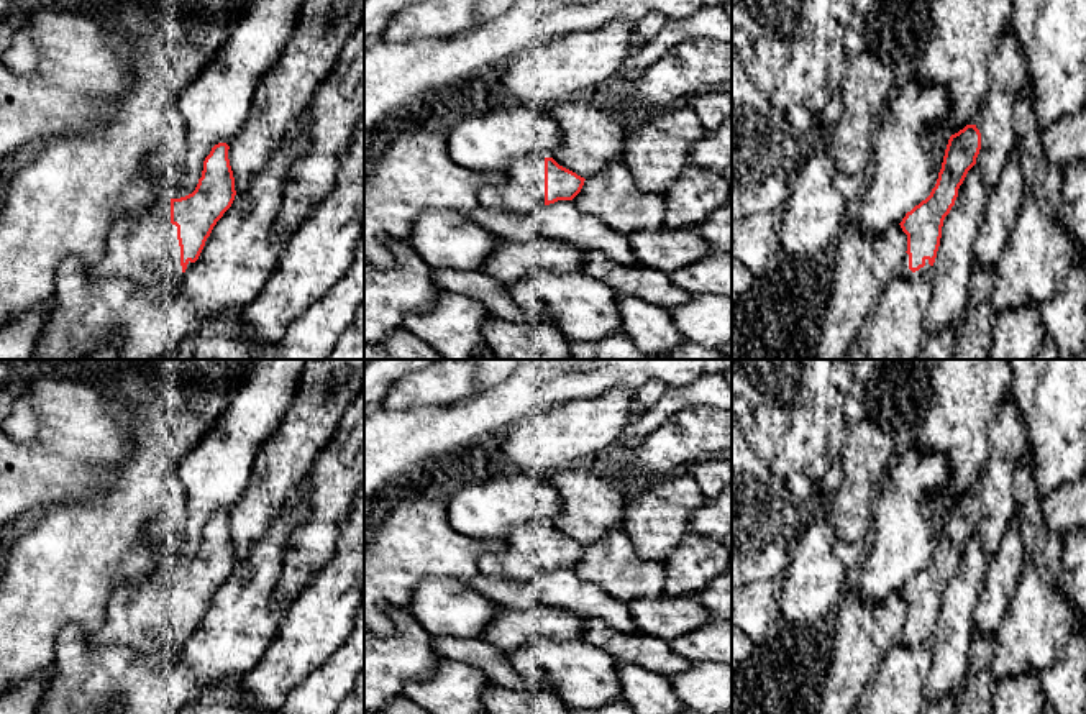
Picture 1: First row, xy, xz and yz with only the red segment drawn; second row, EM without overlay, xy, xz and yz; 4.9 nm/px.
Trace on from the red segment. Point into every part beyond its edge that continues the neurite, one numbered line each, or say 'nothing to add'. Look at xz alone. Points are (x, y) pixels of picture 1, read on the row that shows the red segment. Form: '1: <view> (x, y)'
1: xz (522, 192)

